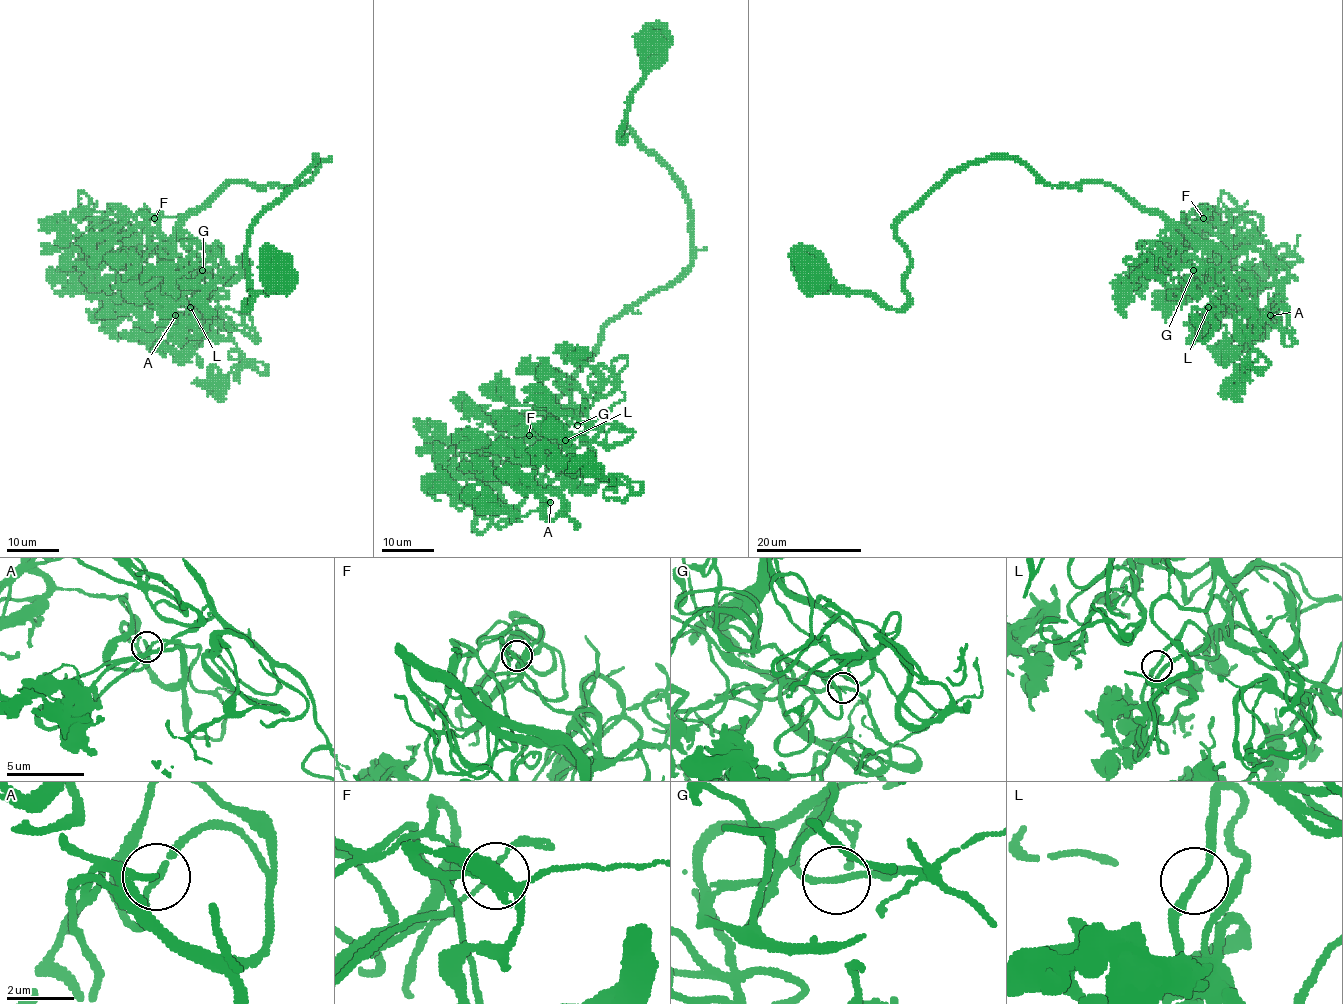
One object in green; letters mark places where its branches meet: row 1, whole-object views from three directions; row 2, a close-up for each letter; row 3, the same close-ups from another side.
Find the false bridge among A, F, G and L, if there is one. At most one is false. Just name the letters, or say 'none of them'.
none of them

